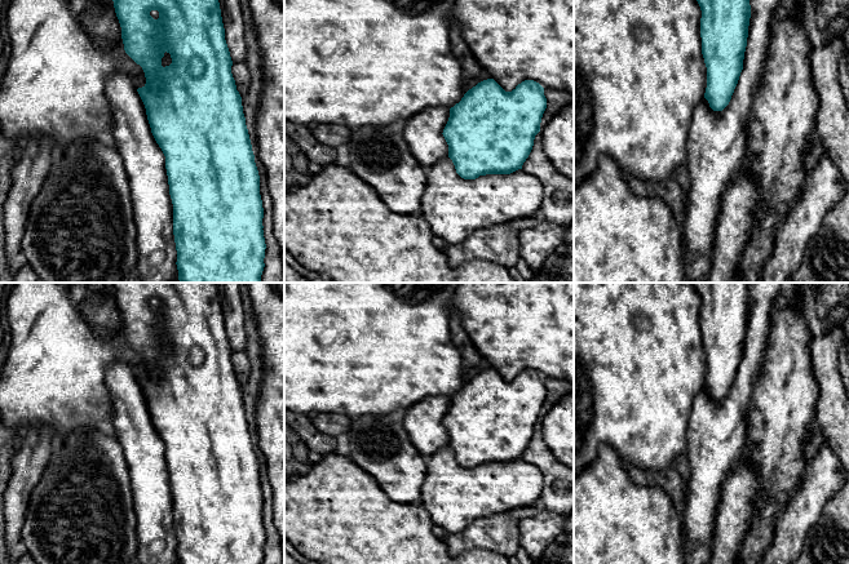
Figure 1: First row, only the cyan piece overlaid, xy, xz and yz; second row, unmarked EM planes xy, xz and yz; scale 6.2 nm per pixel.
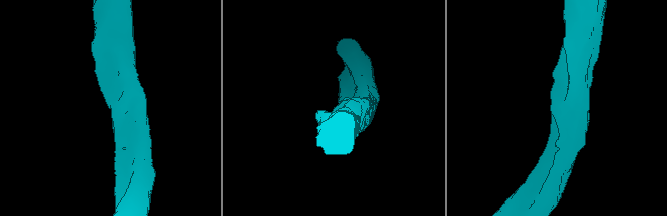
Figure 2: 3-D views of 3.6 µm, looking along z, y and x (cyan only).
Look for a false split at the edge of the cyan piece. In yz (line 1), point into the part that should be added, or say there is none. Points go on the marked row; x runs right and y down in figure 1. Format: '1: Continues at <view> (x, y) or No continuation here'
1: No continuation here

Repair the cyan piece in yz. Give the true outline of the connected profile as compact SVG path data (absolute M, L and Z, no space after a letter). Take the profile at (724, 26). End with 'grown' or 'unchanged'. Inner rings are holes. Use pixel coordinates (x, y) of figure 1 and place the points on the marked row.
M697 0L700 10L702 54L707 67L704 98L713 111L722 111L730 102L743 70L751 18L749 0Z; unchanged

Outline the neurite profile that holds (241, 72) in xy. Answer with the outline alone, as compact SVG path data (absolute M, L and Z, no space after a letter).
M246 62L233 63L231 74L240 97L246 96L251 83L251 72L248 65Z

